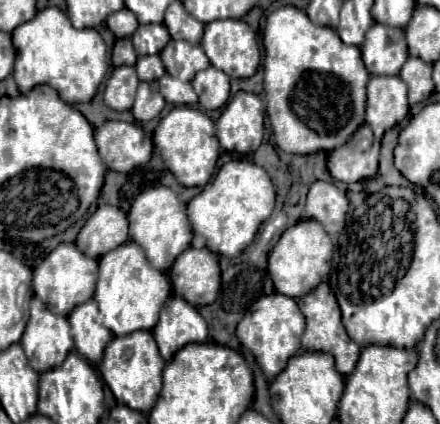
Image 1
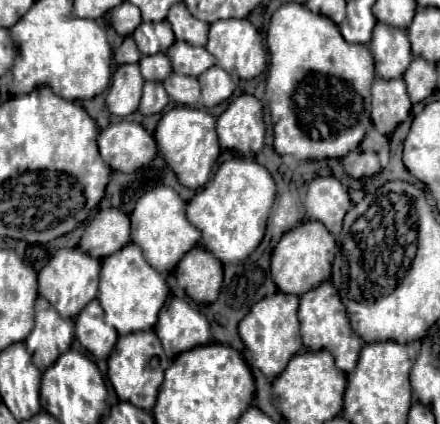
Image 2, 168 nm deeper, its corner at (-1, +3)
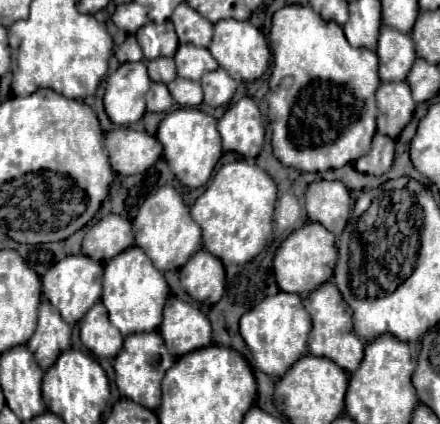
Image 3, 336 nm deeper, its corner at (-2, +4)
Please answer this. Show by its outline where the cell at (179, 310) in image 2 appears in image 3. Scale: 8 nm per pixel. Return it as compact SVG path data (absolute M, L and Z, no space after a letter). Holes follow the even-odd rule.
M170 296L164 306L160 334L172 356L184 356L212 344L212 328L206 314L176 296Z

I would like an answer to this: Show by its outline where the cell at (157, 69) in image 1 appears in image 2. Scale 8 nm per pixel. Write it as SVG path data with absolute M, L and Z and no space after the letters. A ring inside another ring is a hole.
M149 55L149 57L141 57L139 59L139 67L141 67L141 75L145 79L153 79L153 81L163 81L171 75L171 61L167 59L167 55Z

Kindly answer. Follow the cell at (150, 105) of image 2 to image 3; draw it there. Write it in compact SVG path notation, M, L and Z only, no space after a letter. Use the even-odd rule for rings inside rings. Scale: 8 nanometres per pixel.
M152 82L148 94L146 94L146 104L148 104L148 112L164 112L172 106L172 94L168 90L166 84L160 82Z

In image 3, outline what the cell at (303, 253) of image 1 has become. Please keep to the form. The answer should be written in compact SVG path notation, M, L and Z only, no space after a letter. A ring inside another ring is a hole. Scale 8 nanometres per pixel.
M308 222L302 228L294 230L278 248L274 256L274 276L284 292L294 292L300 296L310 294L316 286L332 280L332 272L336 266L336 238L318 222Z

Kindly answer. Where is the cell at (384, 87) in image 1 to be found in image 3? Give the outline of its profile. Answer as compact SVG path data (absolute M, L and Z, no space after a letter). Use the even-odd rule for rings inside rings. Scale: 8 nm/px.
M406 82L380 84L376 92L378 100L378 132L398 138L404 126L412 120L414 100Z

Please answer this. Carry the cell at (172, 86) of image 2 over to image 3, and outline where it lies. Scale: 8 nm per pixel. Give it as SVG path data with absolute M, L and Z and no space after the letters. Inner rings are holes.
M176 78L168 84L168 90L180 106L198 106L198 104L202 104L202 86L200 86L200 82L186 80L186 78Z

